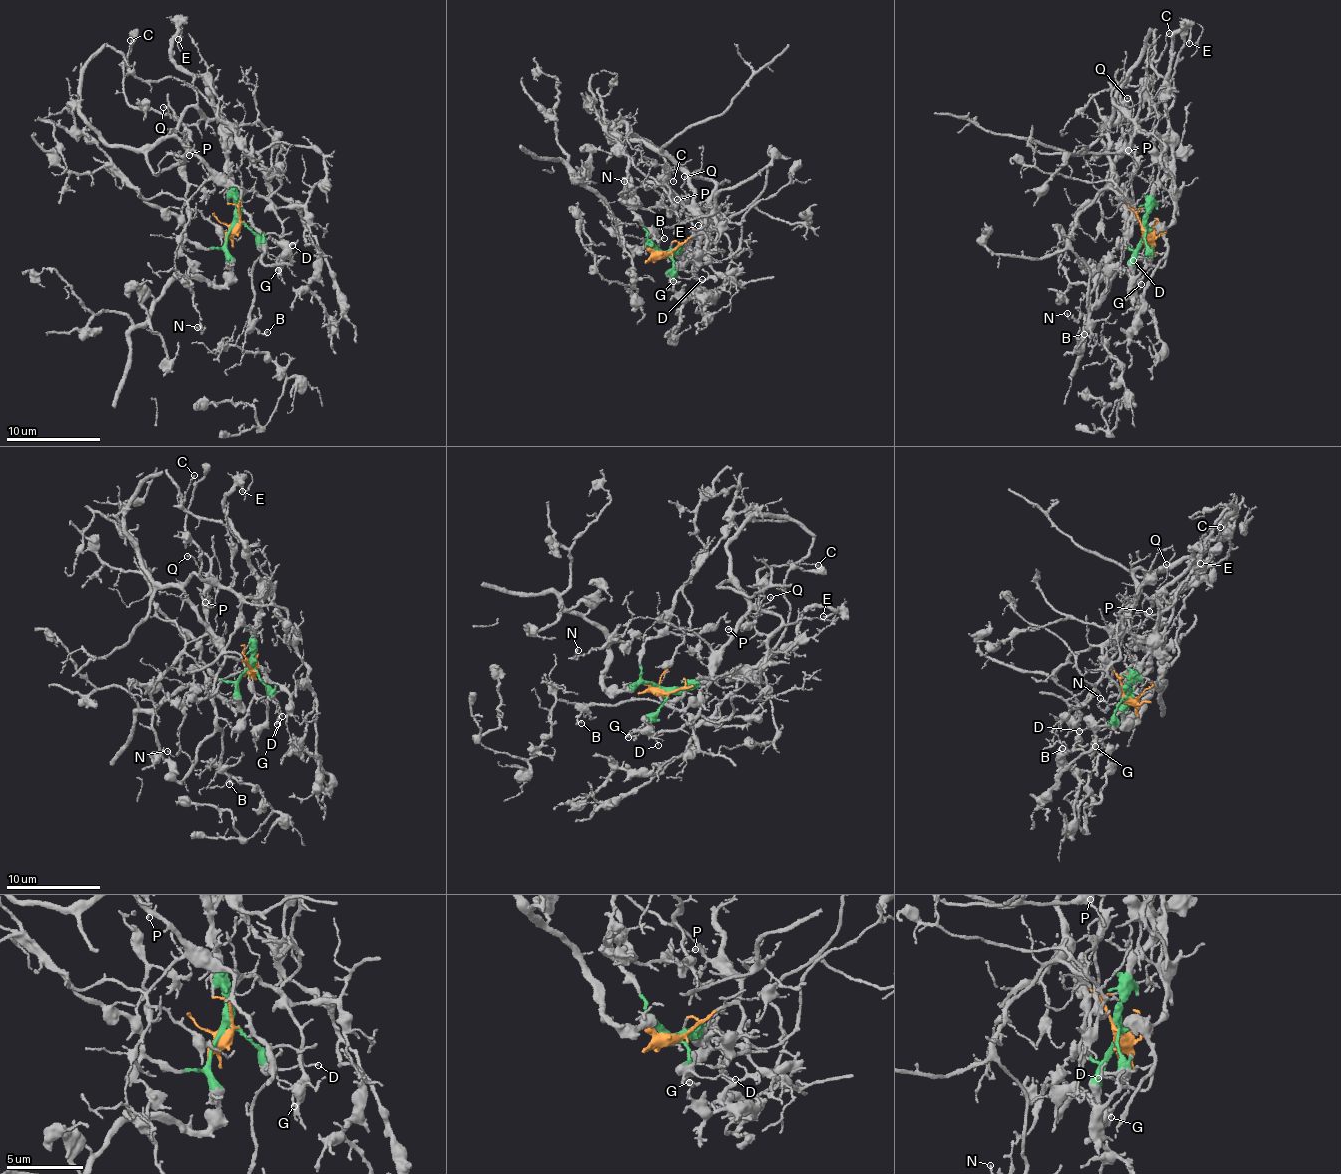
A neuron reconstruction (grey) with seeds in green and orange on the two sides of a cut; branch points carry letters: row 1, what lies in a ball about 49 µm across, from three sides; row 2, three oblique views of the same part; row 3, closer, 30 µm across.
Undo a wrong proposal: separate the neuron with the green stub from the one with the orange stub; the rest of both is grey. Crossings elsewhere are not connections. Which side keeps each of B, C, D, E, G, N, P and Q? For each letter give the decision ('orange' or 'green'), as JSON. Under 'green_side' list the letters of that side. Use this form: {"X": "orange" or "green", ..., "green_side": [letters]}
{"B": "orange", "C": "green", "D": "green", "E": "green", "G": "green", "N": "green", "P": "orange", "Q": "orange", "green_side": ["C", "D", "E", "G", "N"]}

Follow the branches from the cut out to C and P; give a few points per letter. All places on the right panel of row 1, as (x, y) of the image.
C: (1145, 232), (1147, 196), (1166, 171), (1167, 113), (1173, 100), (1168, 76), (1156, 74), (1154, 62), (1170, 32)
P: (1145, 232), (1136, 210), (1115, 193), (1108, 163), (1108, 126), (1113, 101), (1121, 112), (1138, 121), (1128, 151)

